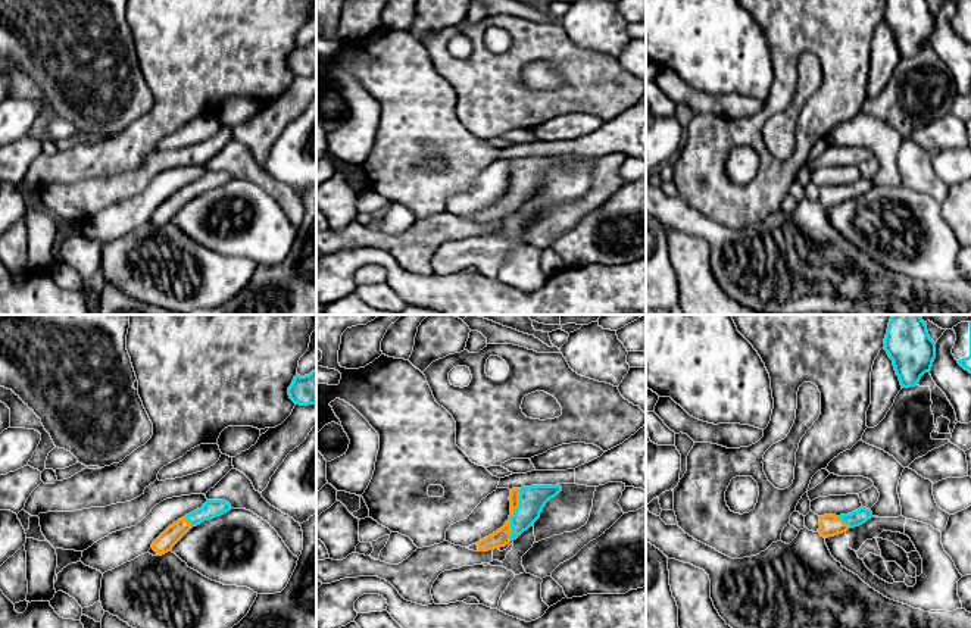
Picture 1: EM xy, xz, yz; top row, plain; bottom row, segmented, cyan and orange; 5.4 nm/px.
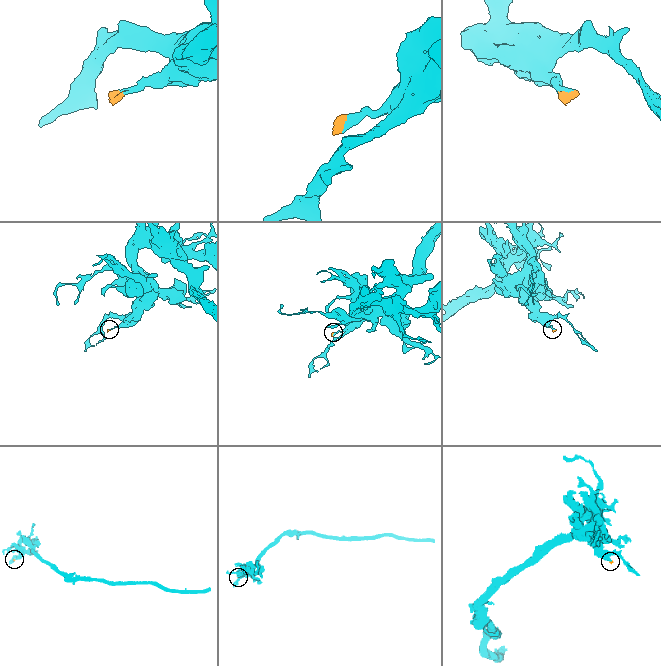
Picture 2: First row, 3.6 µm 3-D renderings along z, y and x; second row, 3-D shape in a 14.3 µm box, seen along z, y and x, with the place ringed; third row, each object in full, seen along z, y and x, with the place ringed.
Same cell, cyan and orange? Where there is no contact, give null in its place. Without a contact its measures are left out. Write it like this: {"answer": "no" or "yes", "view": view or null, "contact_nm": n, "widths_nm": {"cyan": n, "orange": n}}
{"answer": "yes", "view": "xz", "contact_nm": 300, "widths_nm": {"cyan": 150, "orange": 90}}

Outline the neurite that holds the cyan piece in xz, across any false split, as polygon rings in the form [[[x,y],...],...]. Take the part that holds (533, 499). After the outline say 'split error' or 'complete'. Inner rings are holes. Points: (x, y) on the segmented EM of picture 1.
[[[559,484],[512,488],[509,496],[511,515],[505,525],[466,549],[474,552],[488,552],[505,547],[534,525],[546,503],[561,491],[562,487]]]; split error

